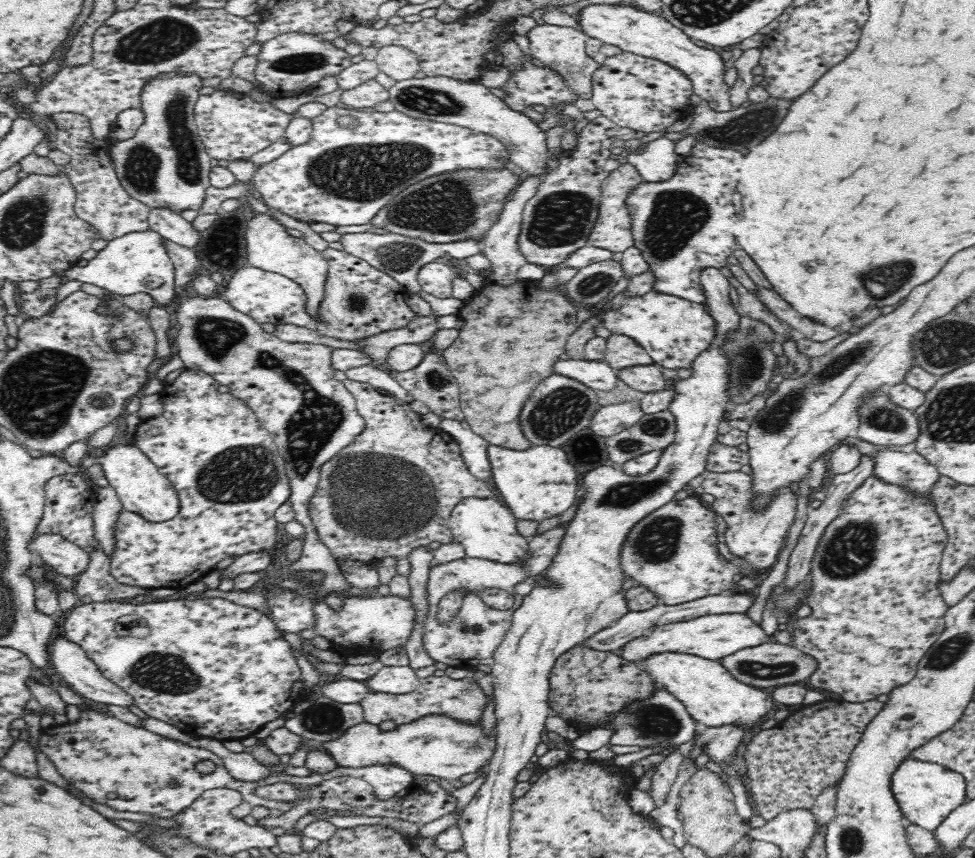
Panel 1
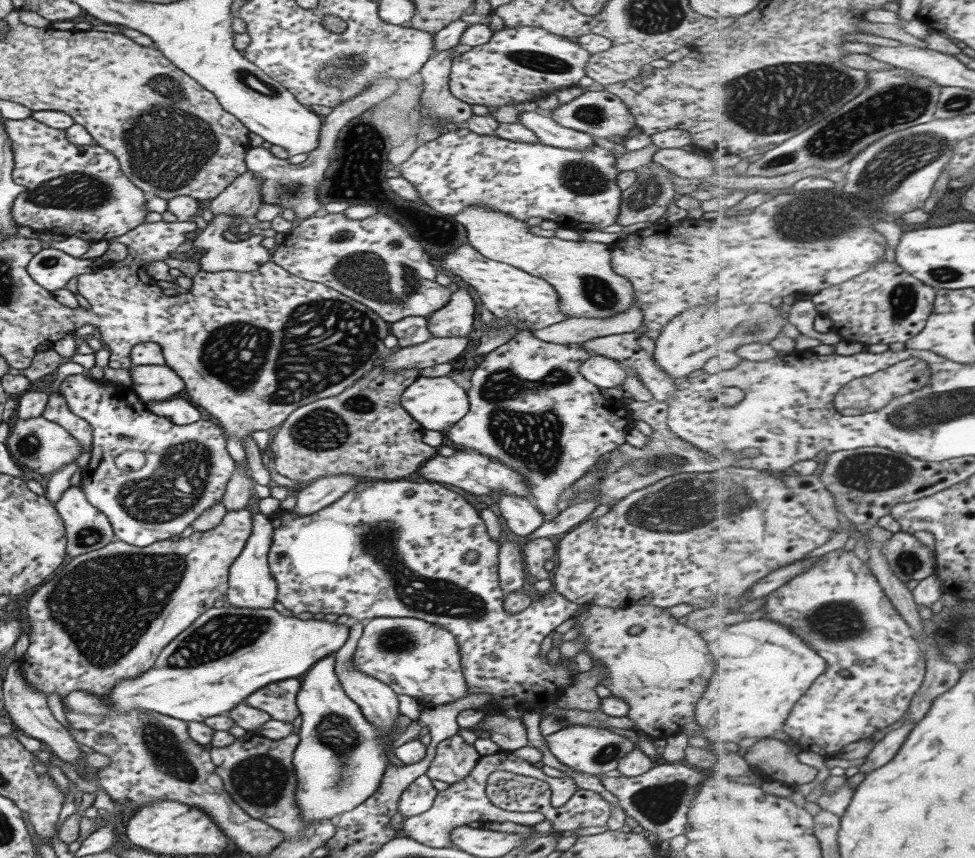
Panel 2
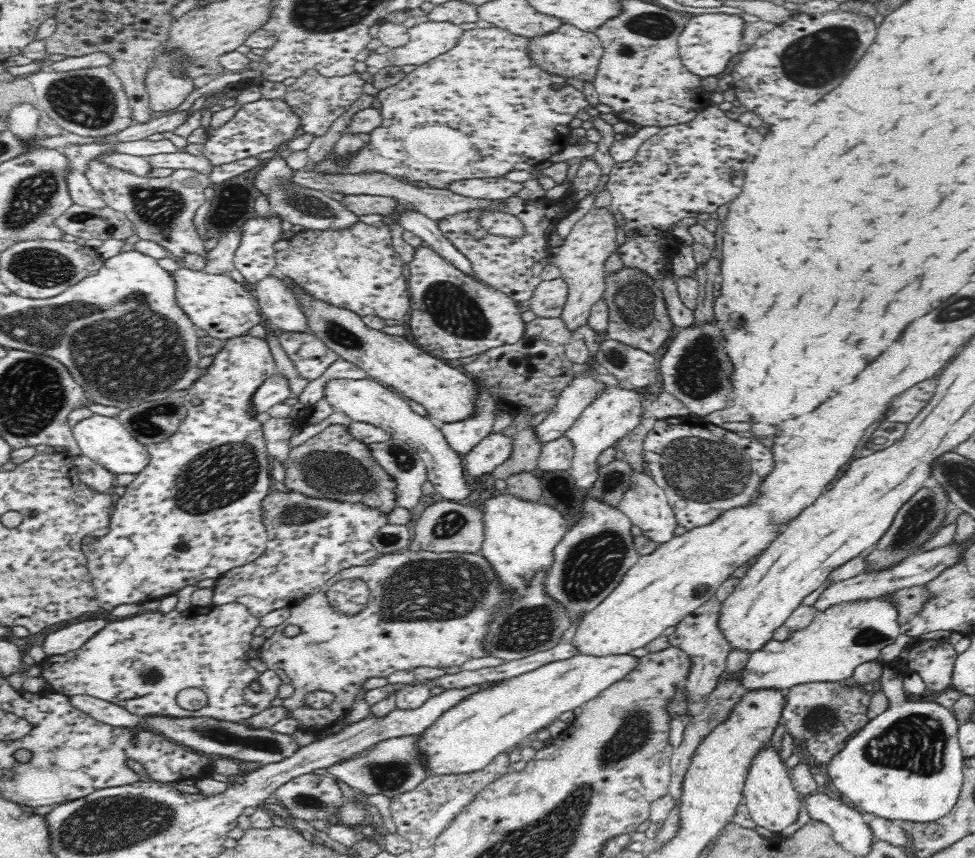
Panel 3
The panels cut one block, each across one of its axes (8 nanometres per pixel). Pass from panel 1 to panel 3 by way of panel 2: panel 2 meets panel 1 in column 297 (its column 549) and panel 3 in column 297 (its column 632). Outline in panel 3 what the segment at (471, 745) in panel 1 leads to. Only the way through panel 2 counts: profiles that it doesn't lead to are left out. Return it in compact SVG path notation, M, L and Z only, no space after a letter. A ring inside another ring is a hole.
M154 715L144 717L150 730L160 732L160 735L170 741L183 744L185 748L208 754L222 754L226 758L239 758L246 762L261 762L262 766L283 761L292 756L301 746L287 734L270 731L270 729L248 729L246 725L237 722L220 721L215 718L172 718Z

